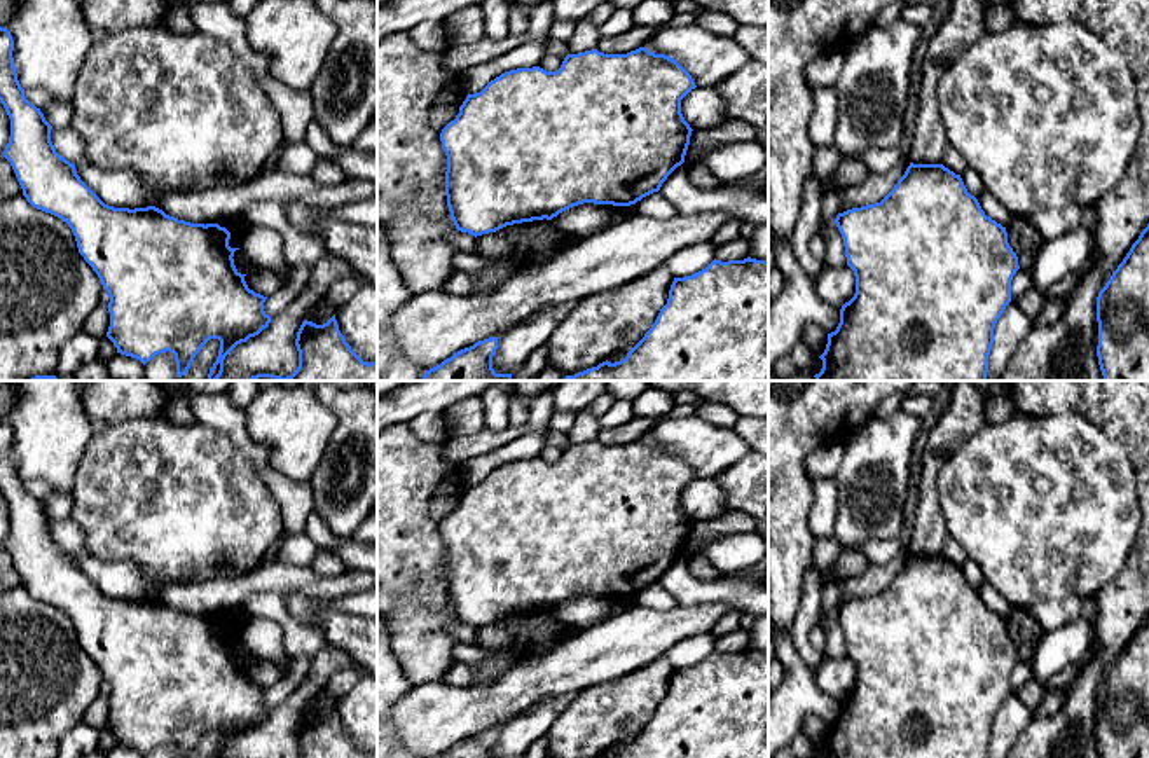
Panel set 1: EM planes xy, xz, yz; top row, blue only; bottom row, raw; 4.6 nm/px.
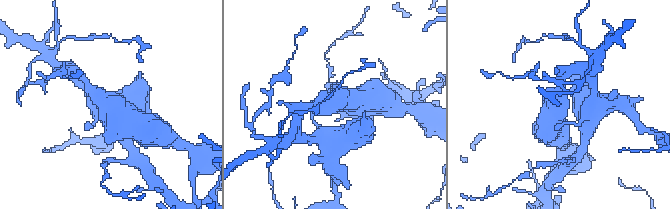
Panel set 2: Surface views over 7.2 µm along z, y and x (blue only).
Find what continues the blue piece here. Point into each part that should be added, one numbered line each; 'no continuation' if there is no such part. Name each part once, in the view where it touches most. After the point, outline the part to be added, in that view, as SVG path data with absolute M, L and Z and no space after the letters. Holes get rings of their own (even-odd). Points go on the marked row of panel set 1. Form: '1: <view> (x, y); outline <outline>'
no continuation

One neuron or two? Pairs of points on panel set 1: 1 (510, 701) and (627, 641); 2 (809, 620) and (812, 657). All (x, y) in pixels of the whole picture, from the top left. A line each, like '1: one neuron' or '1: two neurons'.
1: one neuron
2: one neuron

